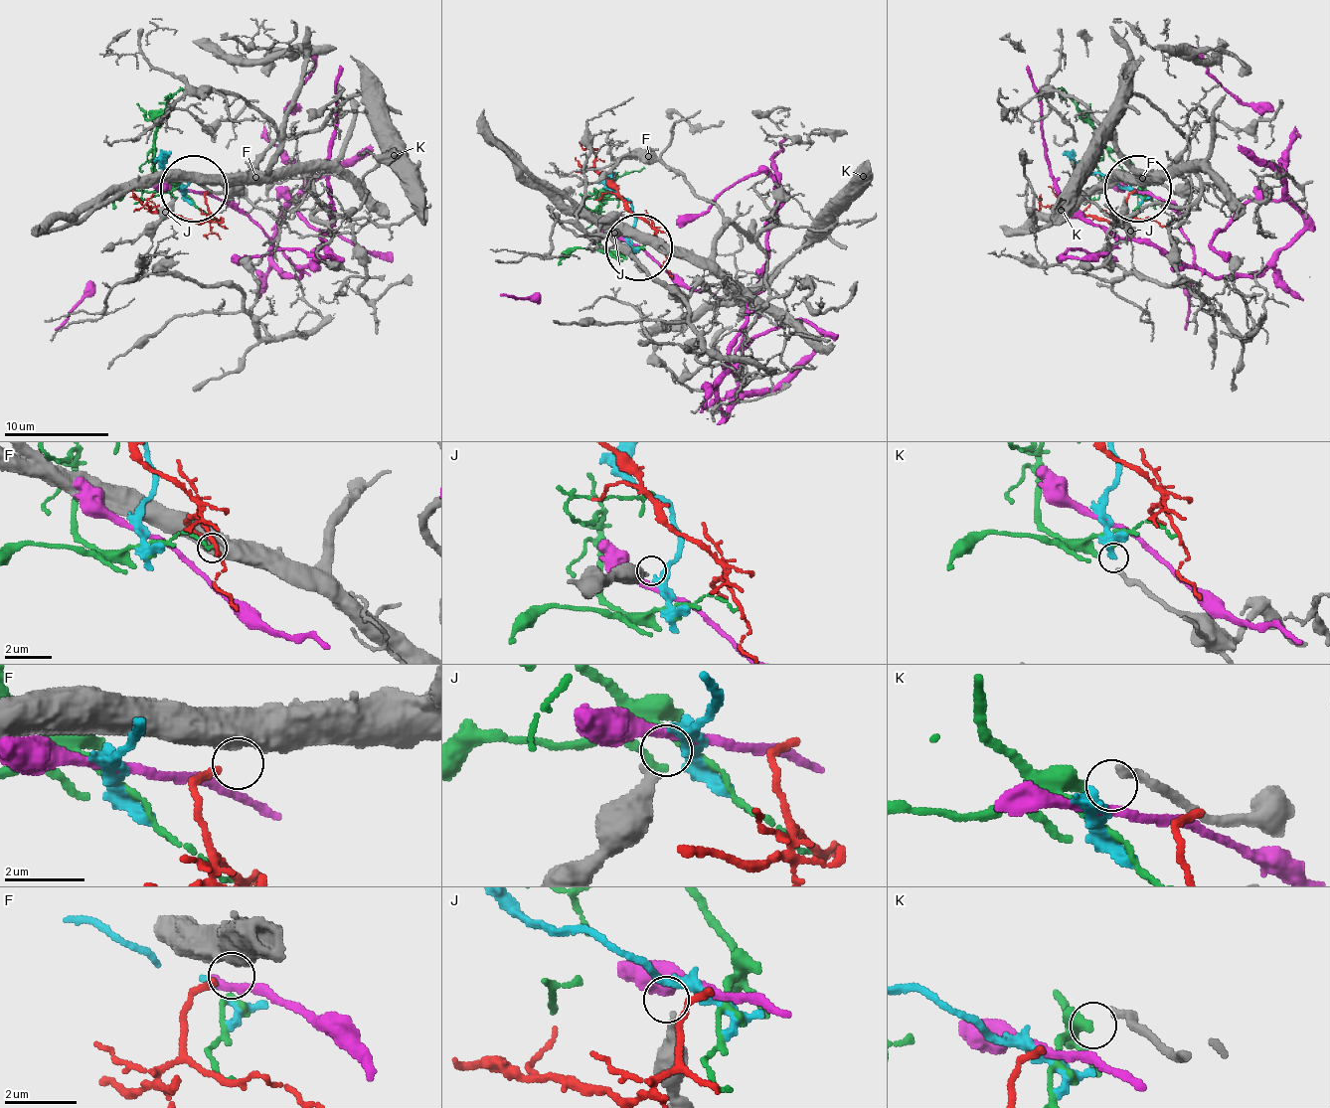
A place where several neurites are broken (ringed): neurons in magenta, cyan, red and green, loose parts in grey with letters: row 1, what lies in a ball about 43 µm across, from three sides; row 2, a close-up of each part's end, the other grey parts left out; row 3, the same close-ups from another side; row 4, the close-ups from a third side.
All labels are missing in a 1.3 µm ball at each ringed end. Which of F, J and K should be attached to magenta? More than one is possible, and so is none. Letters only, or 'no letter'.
no letter

